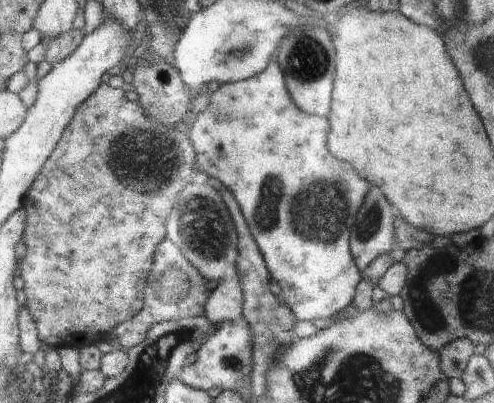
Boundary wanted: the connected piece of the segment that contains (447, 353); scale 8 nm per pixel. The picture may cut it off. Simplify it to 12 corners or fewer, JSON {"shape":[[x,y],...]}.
{"shape":[[459,337],[440,351],[446,380],[463,378],[475,344]]}

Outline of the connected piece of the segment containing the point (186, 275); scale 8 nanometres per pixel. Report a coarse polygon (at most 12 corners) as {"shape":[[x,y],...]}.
{"shape":[[175,241],[155,254],[144,310],[114,330],[128,349],[163,322],[206,315],[208,279]]}

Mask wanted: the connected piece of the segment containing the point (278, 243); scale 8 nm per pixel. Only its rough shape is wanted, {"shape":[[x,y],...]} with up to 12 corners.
{"shape":[[274,58],[191,120],[298,321],[351,306],[370,186]]}

